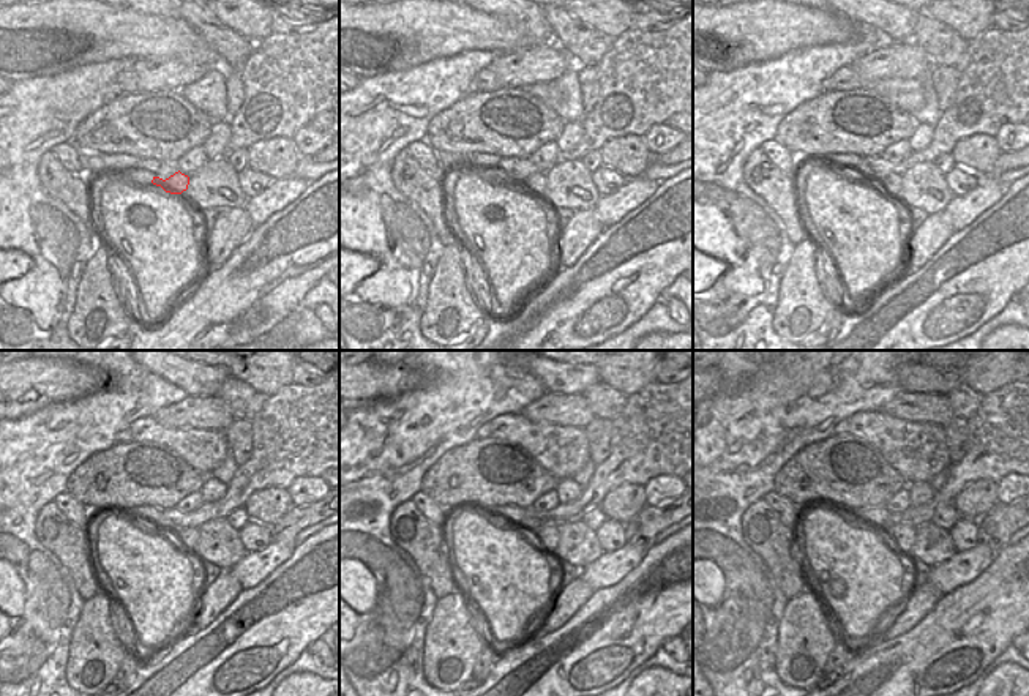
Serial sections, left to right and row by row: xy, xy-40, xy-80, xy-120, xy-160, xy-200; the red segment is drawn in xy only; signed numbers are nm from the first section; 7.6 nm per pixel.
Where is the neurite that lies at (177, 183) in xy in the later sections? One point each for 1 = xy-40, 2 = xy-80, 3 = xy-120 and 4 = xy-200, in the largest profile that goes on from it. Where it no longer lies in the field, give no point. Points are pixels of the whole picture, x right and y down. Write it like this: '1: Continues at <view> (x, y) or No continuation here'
1: Continues at xy-40 (534, 183)
2: Continues at xy-80 (892, 183)
3: Continues at xy-120 (188, 538)
4: Continues at xy-200 (903, 537)

